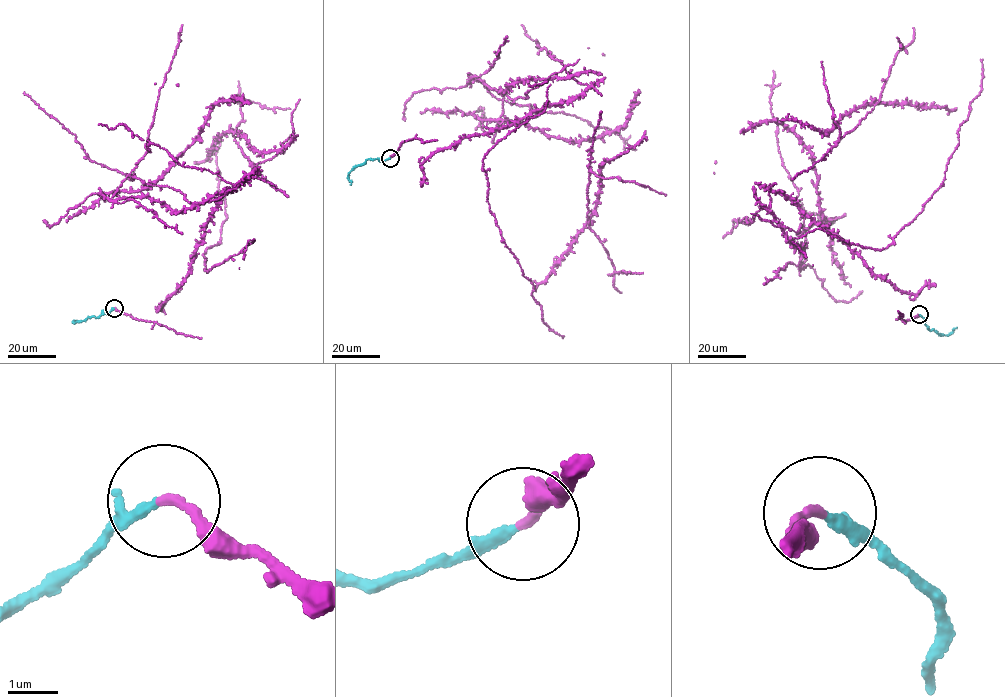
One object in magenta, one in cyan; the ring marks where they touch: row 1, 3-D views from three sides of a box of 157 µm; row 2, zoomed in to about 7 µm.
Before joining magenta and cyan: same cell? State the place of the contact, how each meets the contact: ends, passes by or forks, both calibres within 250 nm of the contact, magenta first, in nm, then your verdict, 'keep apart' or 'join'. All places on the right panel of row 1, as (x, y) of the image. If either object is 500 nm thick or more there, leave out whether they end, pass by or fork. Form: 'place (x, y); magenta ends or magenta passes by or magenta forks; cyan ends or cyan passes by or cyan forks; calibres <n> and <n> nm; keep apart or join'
place (919, 314); magenta ends; cyan passes by; calibres 160 and 140 nm; keep apart

